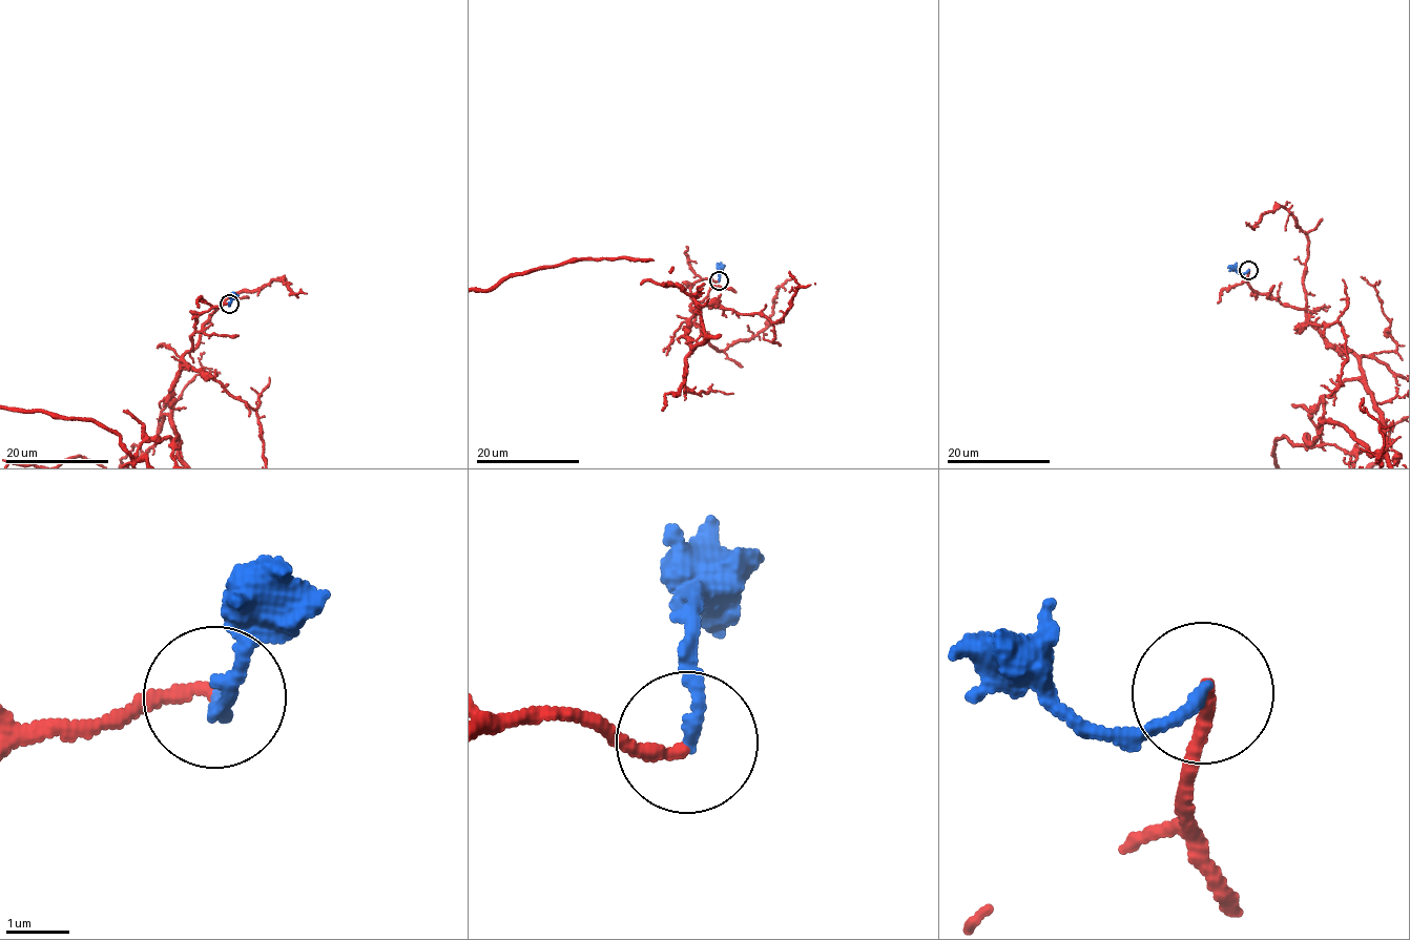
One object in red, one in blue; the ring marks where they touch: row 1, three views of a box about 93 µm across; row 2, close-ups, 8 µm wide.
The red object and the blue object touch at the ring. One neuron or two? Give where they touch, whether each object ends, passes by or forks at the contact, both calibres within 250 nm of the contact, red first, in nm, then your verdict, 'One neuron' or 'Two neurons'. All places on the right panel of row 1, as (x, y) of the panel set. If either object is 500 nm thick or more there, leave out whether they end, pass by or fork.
Place: (1248, 270). At the ring red ends. At the ring blue ends. Thickness 190 nm (red) against 200 nm. One neuron

